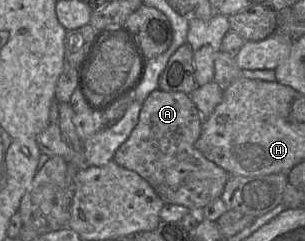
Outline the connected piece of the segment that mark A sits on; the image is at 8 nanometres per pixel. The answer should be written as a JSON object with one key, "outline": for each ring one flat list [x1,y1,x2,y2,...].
{"outline":[[157,89,144,100,137,125,116,150,113,161,138,173,165,204,201,211,205,205,221,197,228,179,228,173,205,158,195,146,203,120,190,95]]}

